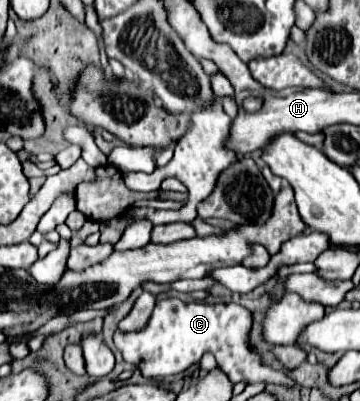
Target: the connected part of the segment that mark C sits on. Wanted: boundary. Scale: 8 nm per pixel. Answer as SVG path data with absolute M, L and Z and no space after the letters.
M159 299L153 311L151 321L139 333L117 333L115 345L123 353L125 361L137 365L143 377L165 377L183 373L193 363L199 363L205 351L213 353L223 373L231 383L247 379L249 383L267 381L267 383L289 383L291 379L283 371L271 371L261 365L261 357L249 345L249 333L253 325L253 315L243 305L237 303L204 303L191 301L183 303L181 299Z

